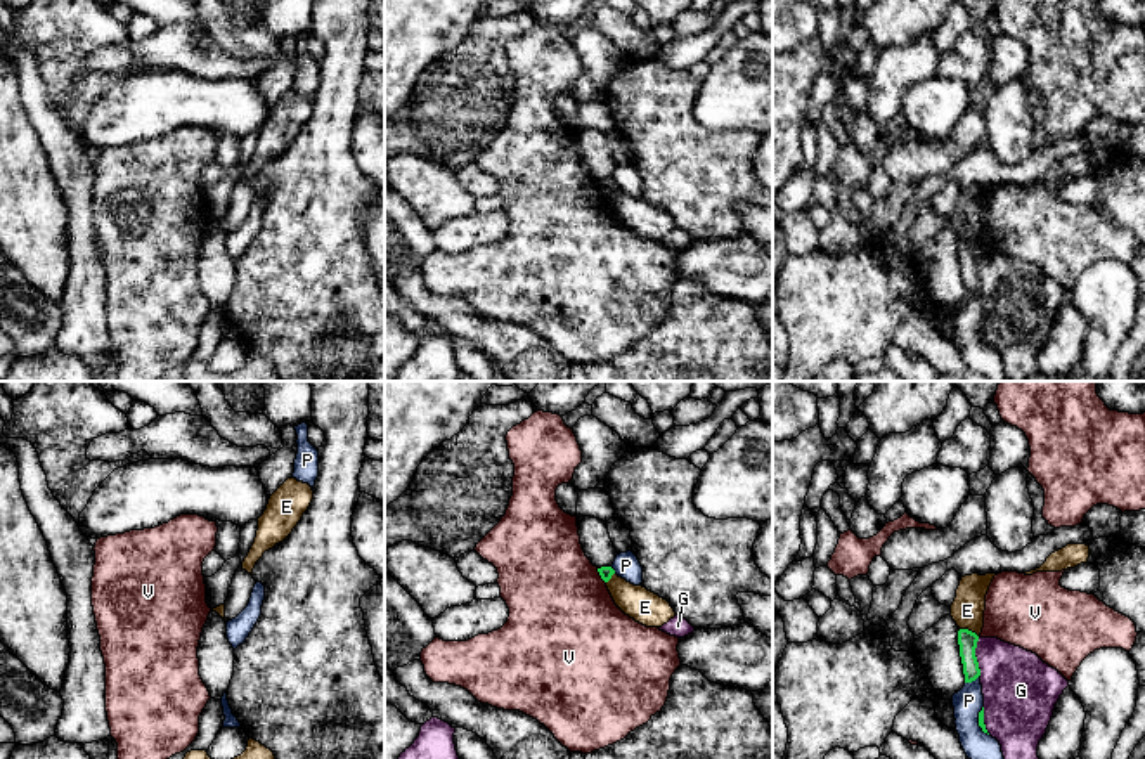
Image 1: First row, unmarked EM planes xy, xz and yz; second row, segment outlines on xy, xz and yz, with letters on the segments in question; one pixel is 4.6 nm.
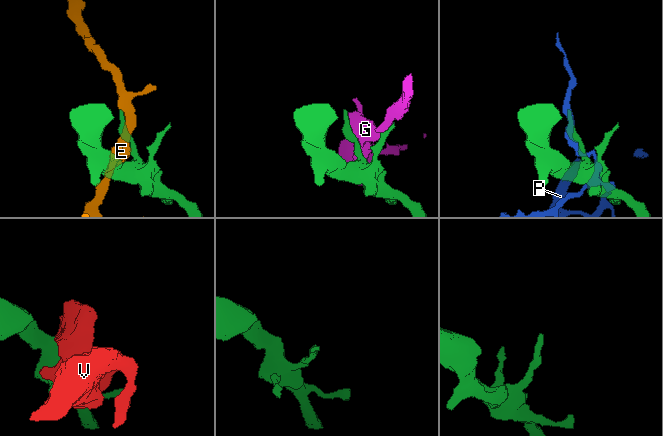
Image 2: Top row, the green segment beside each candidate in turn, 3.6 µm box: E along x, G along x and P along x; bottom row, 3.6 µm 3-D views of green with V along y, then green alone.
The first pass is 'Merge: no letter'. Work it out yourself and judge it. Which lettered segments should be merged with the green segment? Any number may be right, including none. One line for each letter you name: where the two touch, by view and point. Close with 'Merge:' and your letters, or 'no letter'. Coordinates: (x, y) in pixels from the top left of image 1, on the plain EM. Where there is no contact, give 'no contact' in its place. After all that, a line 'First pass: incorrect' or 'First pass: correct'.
Merge: no letter
First pass: correct

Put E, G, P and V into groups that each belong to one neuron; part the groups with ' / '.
E / G / P / V

